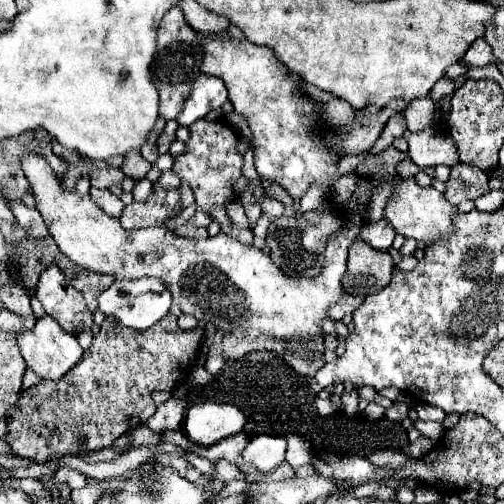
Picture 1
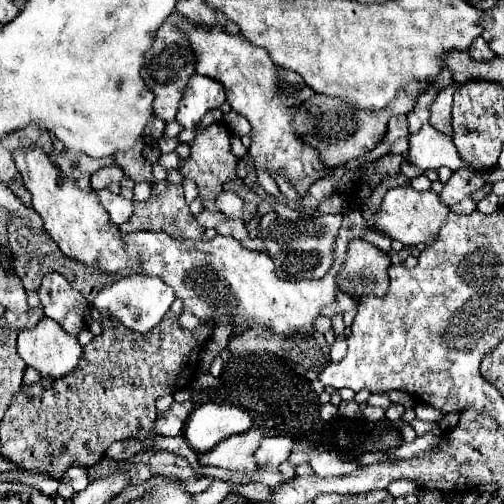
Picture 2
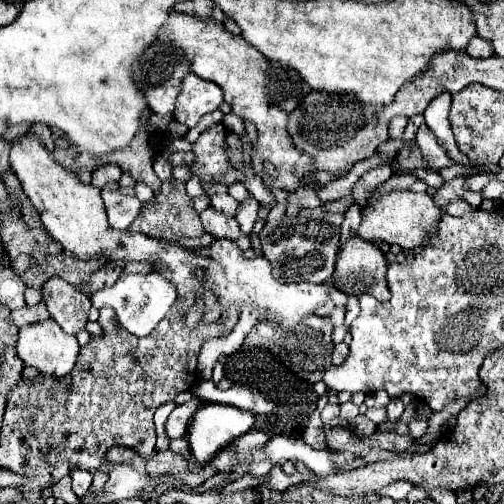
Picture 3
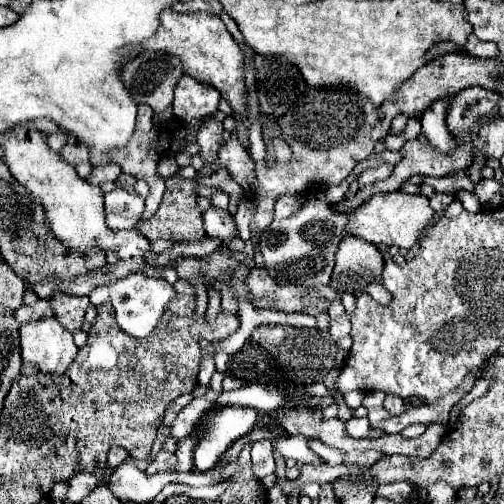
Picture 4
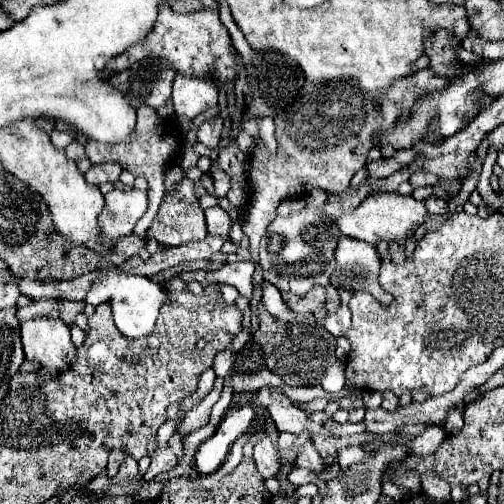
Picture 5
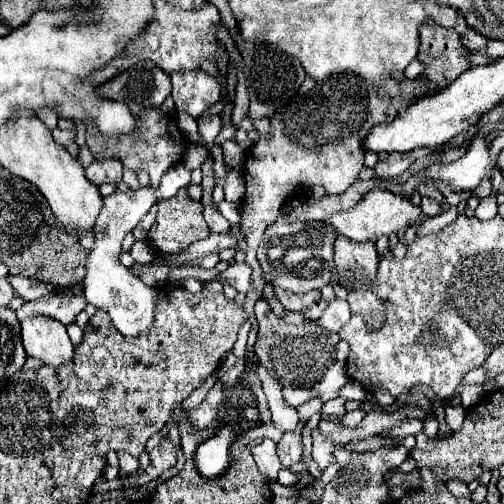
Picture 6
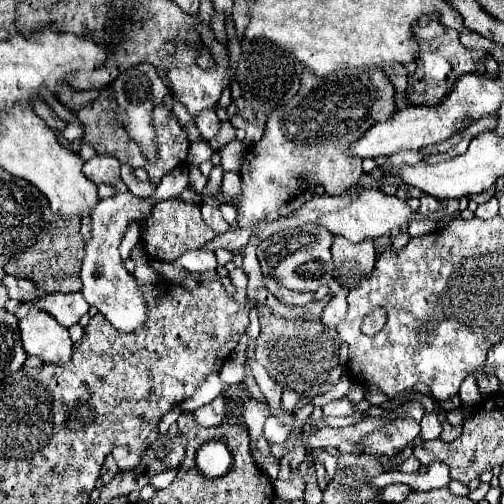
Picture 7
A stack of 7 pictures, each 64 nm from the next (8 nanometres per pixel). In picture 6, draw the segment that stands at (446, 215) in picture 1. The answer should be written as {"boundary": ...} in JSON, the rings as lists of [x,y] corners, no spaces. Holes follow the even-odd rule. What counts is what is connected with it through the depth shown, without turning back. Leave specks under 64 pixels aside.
{"boundary":[[[372,188],[370,192],[366,192],[362,196],[362,200],[356,206],[328,218],[328,224],[332,224],[338,234],[342,234],[354,242],[368,242],[368,240],[376,242],[380,236],[390,236],[392,232],[400,232],[400,230],[408,228],[410,224],[416,224],[420,218],[422,218],[420,208],[412,206],[410,200],[404,200],[402,196],[396,196],[388,190]]]}

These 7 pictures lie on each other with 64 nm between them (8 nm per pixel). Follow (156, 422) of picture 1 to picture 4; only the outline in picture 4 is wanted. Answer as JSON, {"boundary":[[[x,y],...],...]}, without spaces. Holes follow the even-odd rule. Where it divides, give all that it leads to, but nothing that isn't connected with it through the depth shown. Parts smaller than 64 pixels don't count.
{"boundary":[[[214,372],[212,384],[210,384],[210,392],[204,394],[204,396],[200,396],[200,398],[194,398],[188,406],[184,406],[180,410],[180,414],[176,416],[174,424],[170,426],[170,434],[176,440],[182,440],[184,436],[192,434],[200,426],[200,422],[206,418],[206,414],[214,408],[216,398],[222,392],[222,378],[224,378],[224,374]]]}

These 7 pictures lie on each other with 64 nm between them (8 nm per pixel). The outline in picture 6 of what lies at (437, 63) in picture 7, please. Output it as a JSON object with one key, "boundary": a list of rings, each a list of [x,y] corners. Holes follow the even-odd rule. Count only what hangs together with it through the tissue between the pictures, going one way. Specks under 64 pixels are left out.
{"boundary":[[[422,24],[418,60],[424,70],[418,78],[428,82],[428,92],[424,92],[424,96],[432,96],[448,88],[448,84],[452,84],[464,70],[472,68],[468,54],[472,52],[462,46],[456,30],[442,28],[438,24]]]}

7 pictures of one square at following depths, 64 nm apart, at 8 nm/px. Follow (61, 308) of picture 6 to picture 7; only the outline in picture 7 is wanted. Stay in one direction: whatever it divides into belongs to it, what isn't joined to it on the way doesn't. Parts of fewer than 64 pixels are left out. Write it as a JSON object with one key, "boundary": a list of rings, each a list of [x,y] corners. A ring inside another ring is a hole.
{"boundary":[[[80,292],[74,294],[52,294],[46,298],[40,298],[38,302],[24,302],[14,314],[16,318],[24,318],[26,312],[30,312],[30,308],[40,308],[48,314],[52,314],[54,318],[58,318],[58,322],[62,326],[72,326],[78,324],[78,320],[88,312],[88,302],[82,298]]]}

